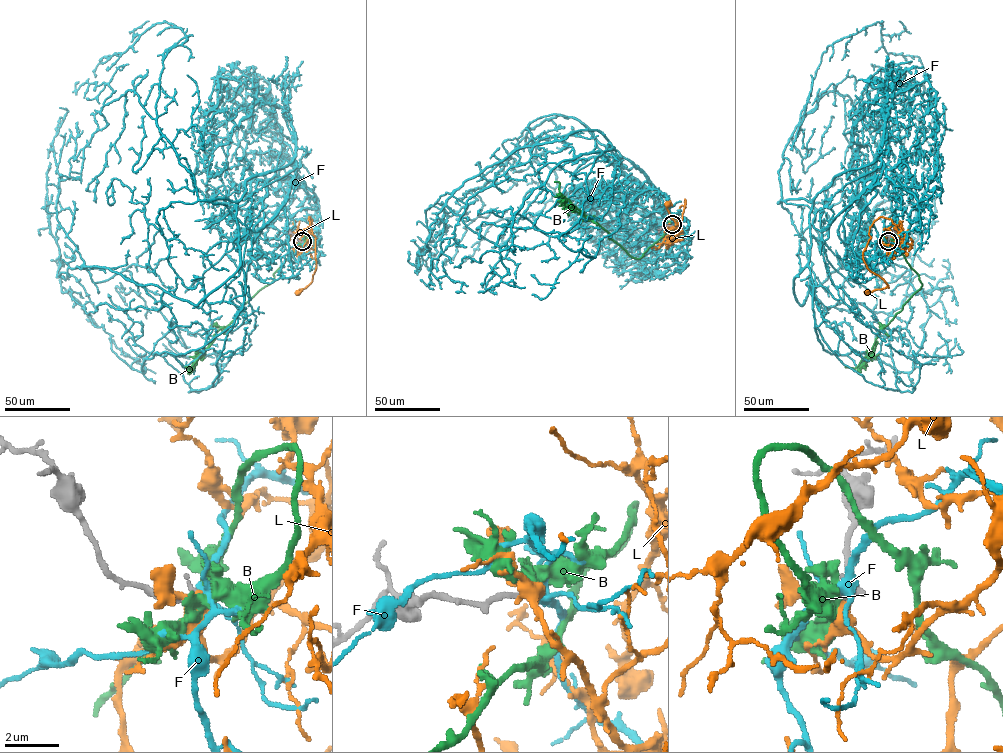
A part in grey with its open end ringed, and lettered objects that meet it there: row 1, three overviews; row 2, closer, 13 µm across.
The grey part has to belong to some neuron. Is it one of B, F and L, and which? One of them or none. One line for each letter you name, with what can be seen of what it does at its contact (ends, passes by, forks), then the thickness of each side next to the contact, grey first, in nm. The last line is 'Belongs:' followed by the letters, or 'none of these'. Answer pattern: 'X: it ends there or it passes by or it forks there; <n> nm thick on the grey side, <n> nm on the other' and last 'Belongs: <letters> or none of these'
Belongs: none of these

